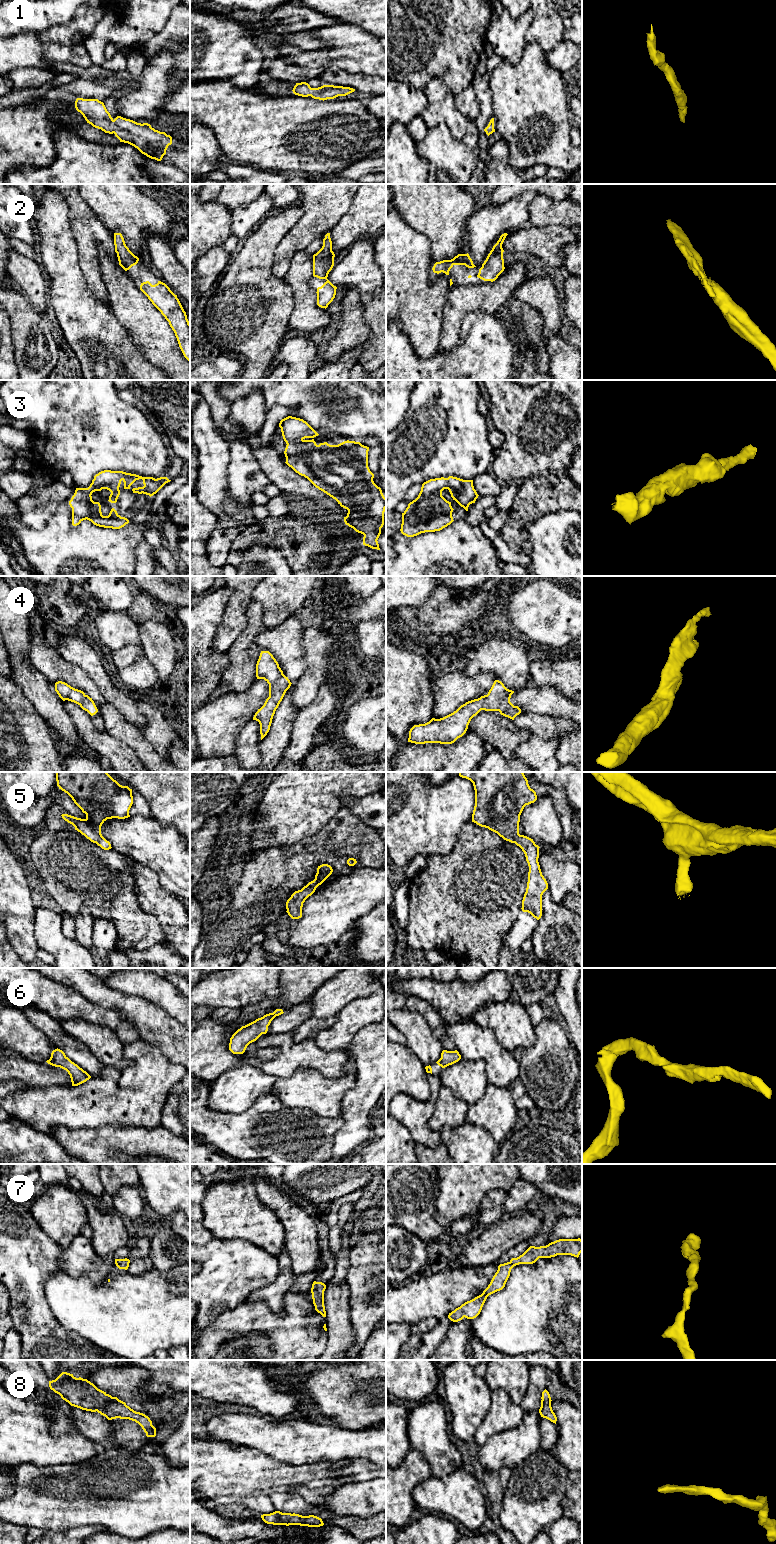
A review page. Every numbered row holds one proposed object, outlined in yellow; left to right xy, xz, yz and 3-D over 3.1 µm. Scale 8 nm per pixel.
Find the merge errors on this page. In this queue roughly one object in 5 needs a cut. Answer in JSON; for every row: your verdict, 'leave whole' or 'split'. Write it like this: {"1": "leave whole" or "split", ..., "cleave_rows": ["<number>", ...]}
{"1": "leave whole", "2": "leave whole", "3": "leave whole", "4": "leave whole", "5": "leave whole", "6": "leave whole", "7": "leave whole", "8": "leave whole", "cleave_rows": []}

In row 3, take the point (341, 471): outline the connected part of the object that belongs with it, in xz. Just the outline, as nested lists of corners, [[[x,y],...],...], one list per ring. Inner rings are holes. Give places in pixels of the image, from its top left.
[[[292,416],[282,419],[279,427],[287,444],[285,463],[347,509],[345,524],[364,535],[363,545],[380,550],[377,540],[384,525],[386,498],[381,488],[374,483],[374,474],[368,467],[369,447],[349,440],[338,445],[327,442],[317,445],[313,438],[319,434],[306,421]]]

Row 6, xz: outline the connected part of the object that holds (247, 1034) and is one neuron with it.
[[[276,1009],[273,1013],[266,1014],[242,1026],[230,1038],[229,1050],[233,1054],[243,1054],[250,1043],[256,1041],[262,1034],[267,1033],[271,1021],[283,1013],[282,1009]]]

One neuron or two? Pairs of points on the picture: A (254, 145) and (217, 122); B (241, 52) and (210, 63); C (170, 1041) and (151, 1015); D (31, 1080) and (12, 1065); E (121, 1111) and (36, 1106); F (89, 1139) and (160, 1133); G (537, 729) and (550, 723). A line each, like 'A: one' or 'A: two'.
A: one
B: one
C: one
D: one
E: one
F: one
G: one

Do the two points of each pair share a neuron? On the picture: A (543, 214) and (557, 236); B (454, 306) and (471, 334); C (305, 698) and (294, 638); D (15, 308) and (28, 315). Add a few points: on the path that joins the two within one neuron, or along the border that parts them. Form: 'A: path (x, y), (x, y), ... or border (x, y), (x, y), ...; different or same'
A: border (528, 225), (563, 225), (571, 229); different
B: border (485, 311), (471, 311), (464, 317), (457, 343); different
C: border (304, 651), (305, 670), (293, 682); different
D: path (18, 309), (25, 315); same

